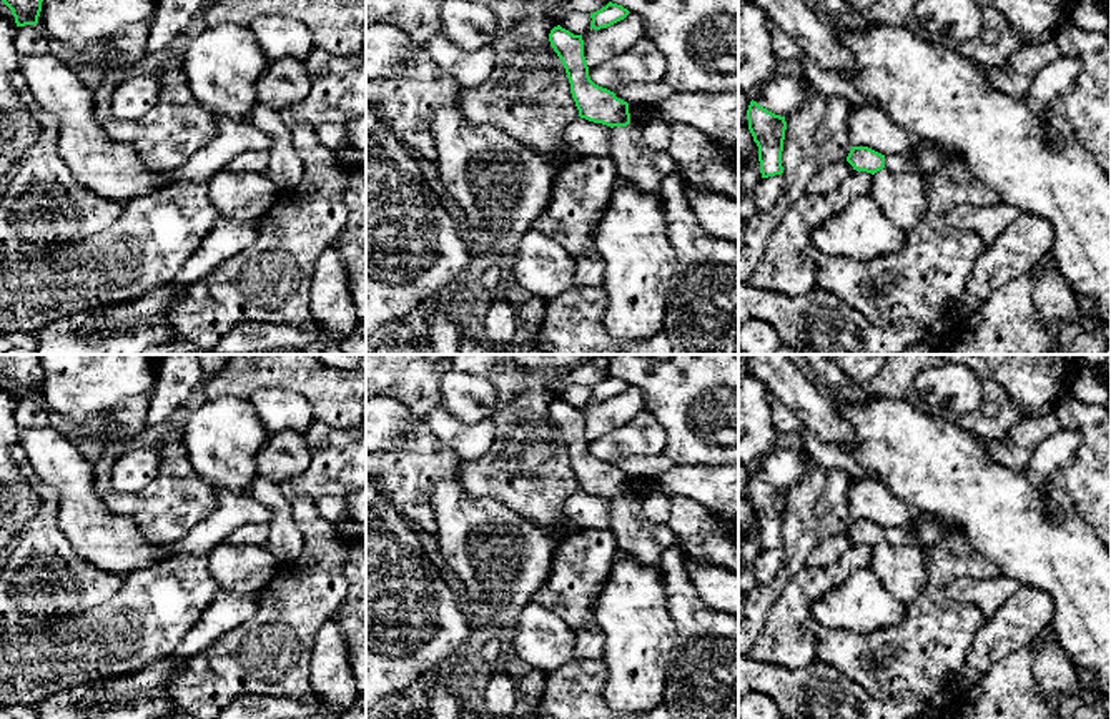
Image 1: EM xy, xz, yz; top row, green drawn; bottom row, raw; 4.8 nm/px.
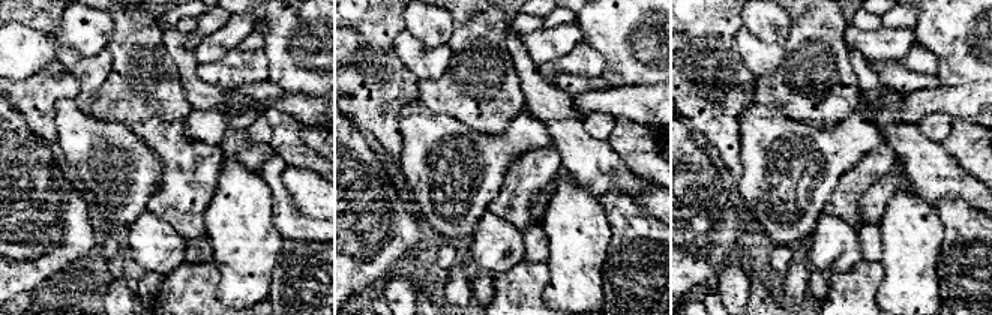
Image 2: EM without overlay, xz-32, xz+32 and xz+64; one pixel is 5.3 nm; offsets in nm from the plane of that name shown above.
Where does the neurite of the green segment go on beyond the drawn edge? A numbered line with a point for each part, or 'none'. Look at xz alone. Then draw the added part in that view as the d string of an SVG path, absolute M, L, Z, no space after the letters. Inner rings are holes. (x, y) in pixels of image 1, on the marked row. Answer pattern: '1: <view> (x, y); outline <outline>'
1: xz (634, 162); outline M627 125L612 128L609 156L619 178L627 180L640 191L654 195L665 203L662 181L679 171L677 163L667 151L650 150L642 133Z

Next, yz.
1: yz (907, 162); outline M915 146L906 155L885 156L885 168L890 171L918 171Z

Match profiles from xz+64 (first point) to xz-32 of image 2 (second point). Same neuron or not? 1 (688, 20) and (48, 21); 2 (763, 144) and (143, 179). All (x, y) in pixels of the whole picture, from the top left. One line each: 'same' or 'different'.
1: same
2: same

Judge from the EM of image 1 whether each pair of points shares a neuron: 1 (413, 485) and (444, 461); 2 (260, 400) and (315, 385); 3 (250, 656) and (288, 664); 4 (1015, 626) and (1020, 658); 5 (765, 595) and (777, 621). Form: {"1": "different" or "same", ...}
{"1": "same", "2": "different", "3": "same", "4": "different", "5": "different"}

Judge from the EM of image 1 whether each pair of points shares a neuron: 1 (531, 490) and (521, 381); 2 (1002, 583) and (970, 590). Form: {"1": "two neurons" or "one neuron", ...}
{"1": "one neuron", "2": "one neuron"}

